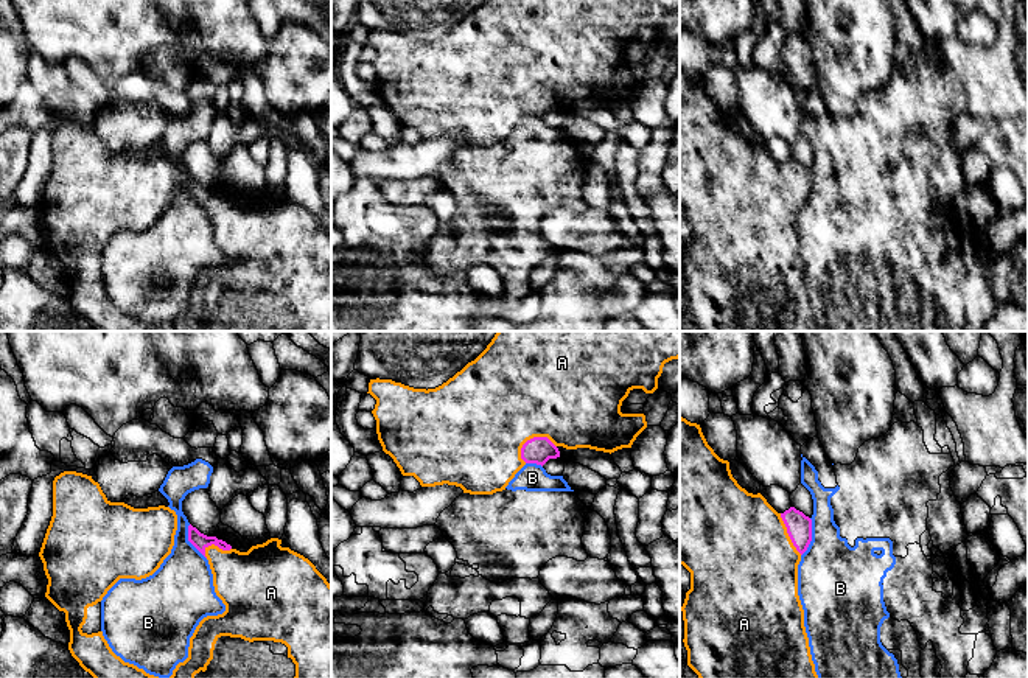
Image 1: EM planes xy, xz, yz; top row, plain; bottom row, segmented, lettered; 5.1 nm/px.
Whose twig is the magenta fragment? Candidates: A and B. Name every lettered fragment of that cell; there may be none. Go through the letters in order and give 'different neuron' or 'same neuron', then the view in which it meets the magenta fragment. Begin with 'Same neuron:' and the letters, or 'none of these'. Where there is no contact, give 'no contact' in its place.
Same neuron: A
A: same neuron; contact in xz
B: different neuron; contact in yz

